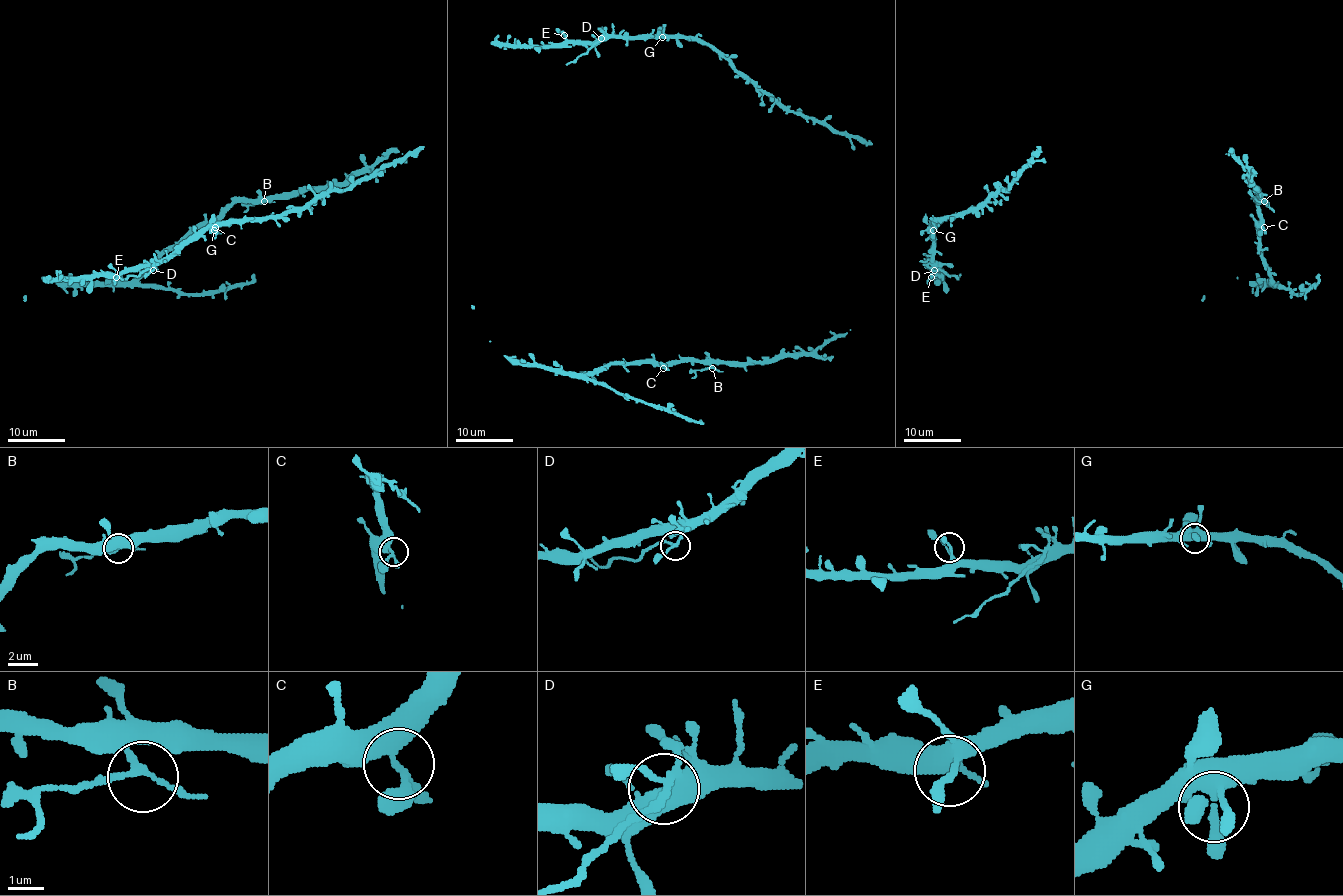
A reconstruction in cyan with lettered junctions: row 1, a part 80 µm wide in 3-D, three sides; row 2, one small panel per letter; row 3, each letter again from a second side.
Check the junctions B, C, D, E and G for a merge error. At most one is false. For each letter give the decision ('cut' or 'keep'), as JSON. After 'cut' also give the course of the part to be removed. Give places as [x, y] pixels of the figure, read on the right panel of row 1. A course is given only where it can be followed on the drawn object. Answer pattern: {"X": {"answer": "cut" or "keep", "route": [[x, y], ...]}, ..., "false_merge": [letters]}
{"B": {"answer": "keep"}, "C": {"answer": "keep"}, "D": {"answer": "cut", "route": [[934, 270], [940, 269], [957, 279], [960, 274]]}, "E": {"answer": "keep"}, "G": {"answer": "keep"}, "false_merge": ["D"]}

